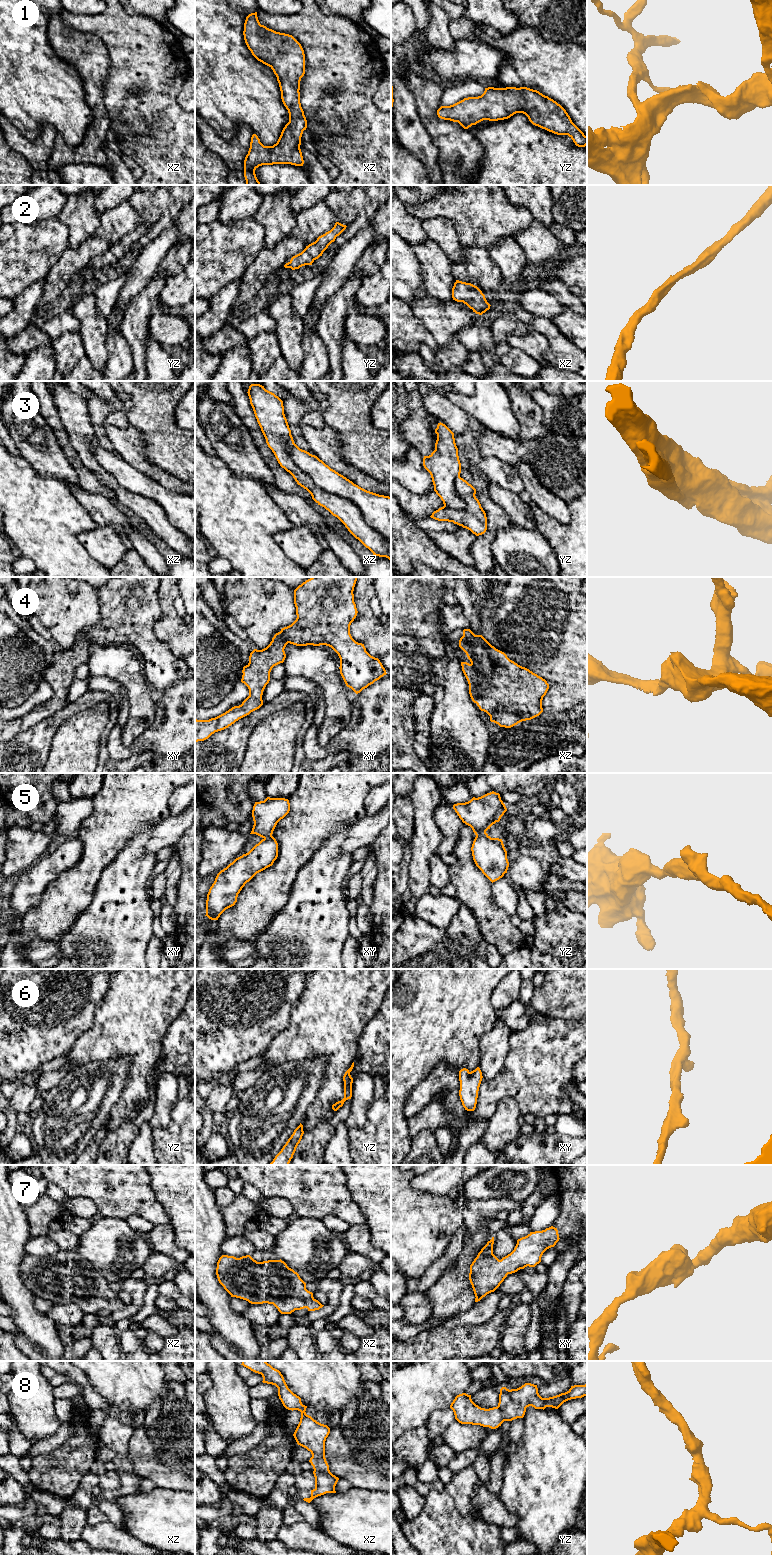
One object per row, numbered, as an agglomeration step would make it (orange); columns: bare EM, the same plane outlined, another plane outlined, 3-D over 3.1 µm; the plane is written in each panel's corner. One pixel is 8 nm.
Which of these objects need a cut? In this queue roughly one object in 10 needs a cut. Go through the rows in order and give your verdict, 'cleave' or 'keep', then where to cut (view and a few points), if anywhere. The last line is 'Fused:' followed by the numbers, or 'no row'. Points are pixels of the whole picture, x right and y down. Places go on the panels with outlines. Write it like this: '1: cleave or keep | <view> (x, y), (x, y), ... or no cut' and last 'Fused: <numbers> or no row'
1: keep | no cut
2: keep | no cut
3: cleave | xz (286, 446), (318, 487), (350, 500), (390, 540)
4: keep | no cut
5: cleave | yz (485, 831), (476, 835)
6: keep | no cut
7: keep | no cut
8: keep | no cut
Fused: 3, 5

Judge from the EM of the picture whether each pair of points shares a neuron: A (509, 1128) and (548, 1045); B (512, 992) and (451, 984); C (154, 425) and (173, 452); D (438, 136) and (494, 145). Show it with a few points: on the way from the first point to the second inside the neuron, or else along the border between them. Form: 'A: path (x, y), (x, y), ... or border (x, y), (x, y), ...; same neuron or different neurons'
A: border (495, 1108), (502, 1099), (511, 1097), (521, 1114); different neurons
B: border (502, 979), (490, 997), (490, 1003), (495, 1011); different neurons
C: path (161, 432), (168, 445); same neuron
D: border (491, 122), (474, 133), (483, 149), (480, 167); different neurons

